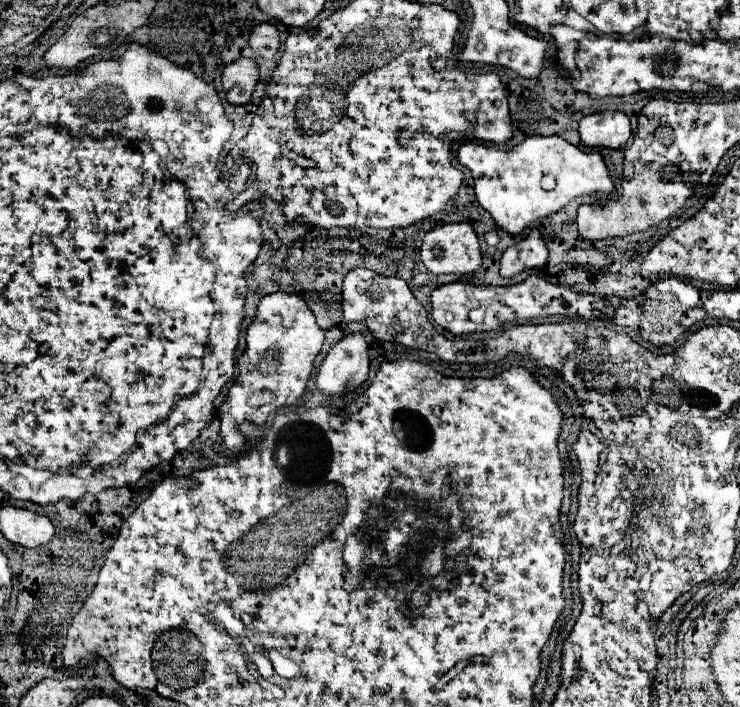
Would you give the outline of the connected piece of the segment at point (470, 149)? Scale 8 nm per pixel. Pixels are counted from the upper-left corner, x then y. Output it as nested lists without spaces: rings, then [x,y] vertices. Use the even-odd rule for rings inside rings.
[[[531,136],[509,150],[463,144],[457,152],[457,160],[471,170],[479,204],[493,216],[497,226],[511,236],[517,236],[537,220],[559,212],[577,196],[613,192],[613,180],[603,156],[599,152],[583,152],[561,136]],[[547,174],[555,178],[553,190],[541,186],[541,180]]]

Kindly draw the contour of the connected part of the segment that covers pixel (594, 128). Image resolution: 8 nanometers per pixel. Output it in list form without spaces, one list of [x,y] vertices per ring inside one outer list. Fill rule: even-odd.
[[[623,112],[589,114],[579,122],[579,136],[589,148],[623,148],[631,138],[631,124]]]

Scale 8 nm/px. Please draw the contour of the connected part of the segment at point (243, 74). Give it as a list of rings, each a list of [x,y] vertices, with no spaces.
[[[239,58],[223,70],[223,92],[231,104],[247,104],[255,90],[259,70],[253,58]]]

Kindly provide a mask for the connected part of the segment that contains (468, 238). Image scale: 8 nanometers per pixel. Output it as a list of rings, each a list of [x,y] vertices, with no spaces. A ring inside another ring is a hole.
[[[443,224],[425,234],[421,244],[421,260],[431,274],[473,274],[481,268],[483,252],[471,224]]]

